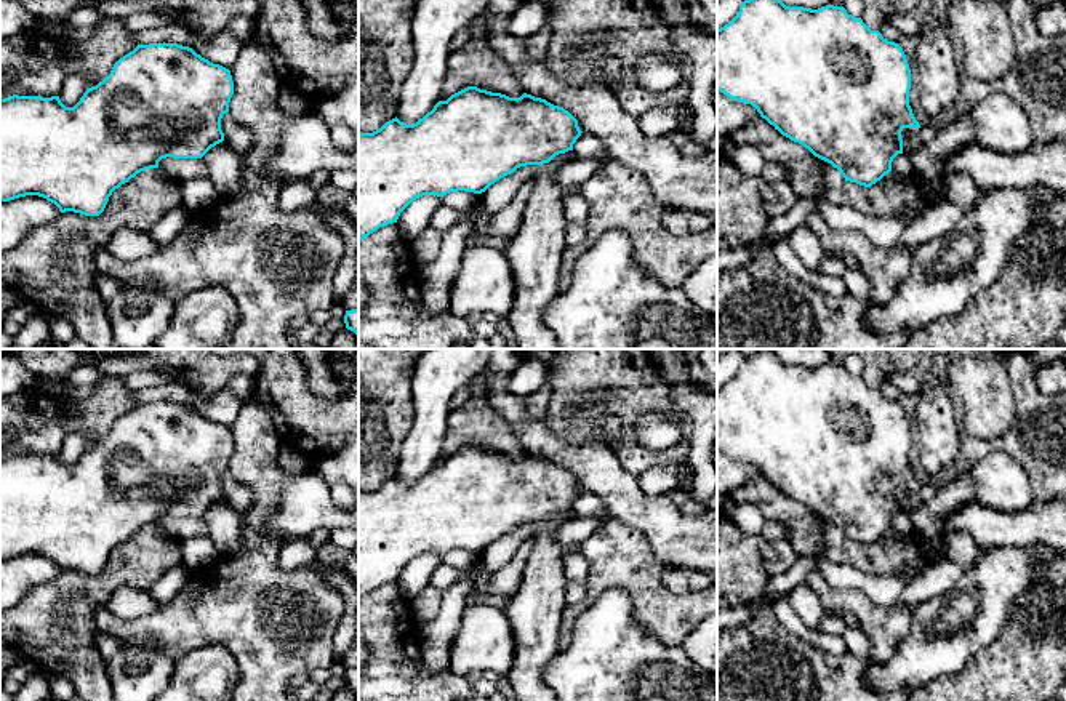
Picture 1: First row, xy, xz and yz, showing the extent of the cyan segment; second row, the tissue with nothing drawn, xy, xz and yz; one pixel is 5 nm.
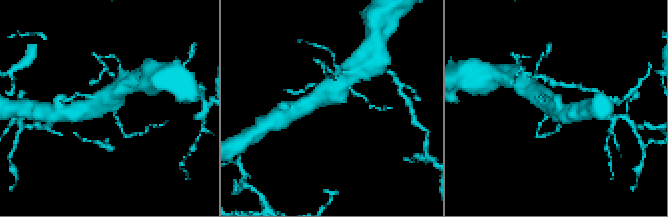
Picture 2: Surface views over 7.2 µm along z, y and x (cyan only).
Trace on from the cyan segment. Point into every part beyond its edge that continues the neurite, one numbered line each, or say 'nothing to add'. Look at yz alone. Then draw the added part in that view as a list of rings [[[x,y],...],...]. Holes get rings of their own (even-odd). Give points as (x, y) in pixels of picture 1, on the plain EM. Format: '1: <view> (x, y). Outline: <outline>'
1: yz (911, 495). Outline: [[[903,487],[901,498],[903,512],[916,514],[924,506],[924,501],[920,498],[920,487]]]

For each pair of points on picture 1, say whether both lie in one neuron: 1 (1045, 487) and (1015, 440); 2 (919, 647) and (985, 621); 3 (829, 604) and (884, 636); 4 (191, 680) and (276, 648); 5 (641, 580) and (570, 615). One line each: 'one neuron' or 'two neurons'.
1: one neuron
2: one neuron
3: one neuron
4: two neurons
5: one neuron

